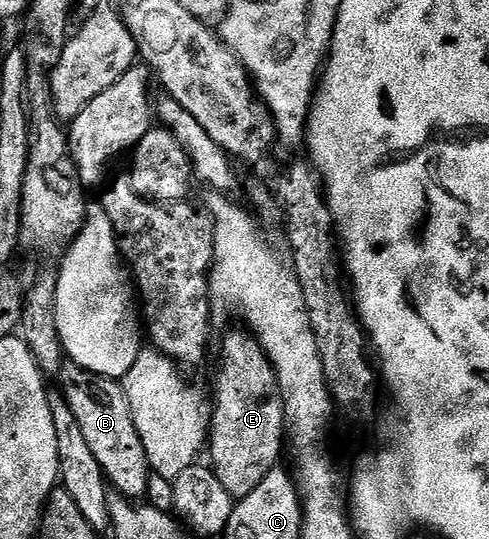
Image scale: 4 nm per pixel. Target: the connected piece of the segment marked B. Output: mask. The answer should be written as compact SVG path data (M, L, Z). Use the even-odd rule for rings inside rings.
M70 361L64 362L59 370L57 382L69 409L73 409L73 417L77 417L77 422L81 424L81 434L85 436L93 457L97 457L97 465L101 465L108 484L125 499L142 500L153 472L147 463L145 445L133 421L124 384L106 379L103 375L94 375L92 371Z

